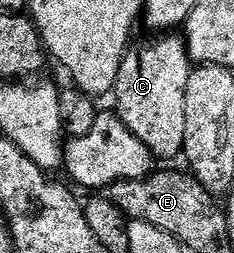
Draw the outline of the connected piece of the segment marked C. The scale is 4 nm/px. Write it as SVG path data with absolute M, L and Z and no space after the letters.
M162 34L155 44L139 52L127 51L120 74L114 83L112 99L116 114L128 130L159 161L181 157L184 146L184 98L188 90L192 61L186 53L186 42L178 34Z

